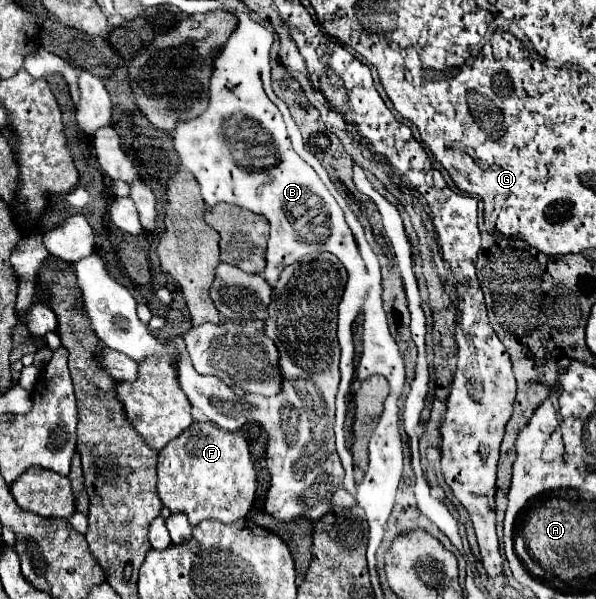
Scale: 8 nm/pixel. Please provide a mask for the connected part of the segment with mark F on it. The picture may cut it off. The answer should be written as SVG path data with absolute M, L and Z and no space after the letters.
M192 422L158 454L158 496L172 512L184 512L190 526L214 518L224 524L246 518L254 506L256 470L242 434L220 430L216 424Z

